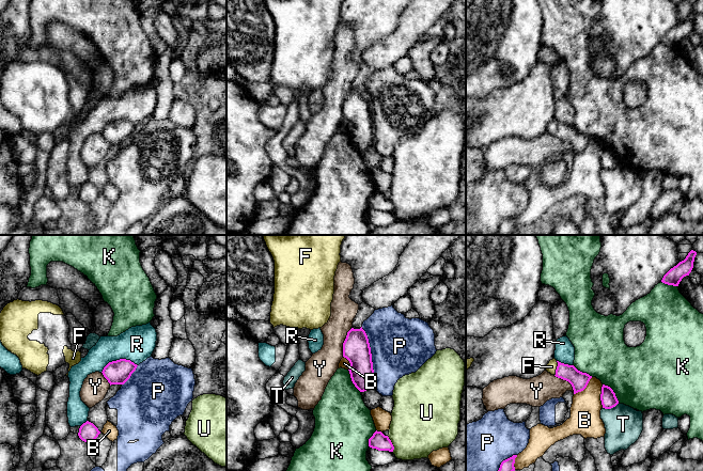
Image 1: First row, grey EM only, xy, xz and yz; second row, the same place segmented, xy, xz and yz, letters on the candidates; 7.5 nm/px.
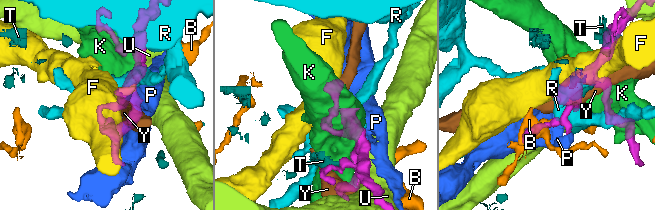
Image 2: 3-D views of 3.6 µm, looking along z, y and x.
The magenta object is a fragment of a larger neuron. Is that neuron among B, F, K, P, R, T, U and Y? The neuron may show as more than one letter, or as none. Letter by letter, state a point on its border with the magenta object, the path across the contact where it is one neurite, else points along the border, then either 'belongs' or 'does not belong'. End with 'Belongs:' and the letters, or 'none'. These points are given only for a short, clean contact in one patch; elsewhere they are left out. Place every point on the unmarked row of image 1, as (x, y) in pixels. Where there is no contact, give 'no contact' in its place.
B: contact yz (600, 157); does not belong
F: contact yz (557, 129); belongs
K: contact xz (352, 141); does not belong
P: contact xz (371, 116); does not belong
R: contact xy (118, 121); does not belong
T: contact yz (610, 169); does not belong
U: contact xz (391, 204); does not belong
Y: contact xz (344, 103); does not belong
Belongs: F

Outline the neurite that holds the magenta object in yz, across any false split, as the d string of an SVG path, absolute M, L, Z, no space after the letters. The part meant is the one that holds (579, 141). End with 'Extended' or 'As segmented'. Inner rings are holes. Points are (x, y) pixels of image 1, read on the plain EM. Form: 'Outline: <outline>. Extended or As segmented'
Outline: M554 119L547 125L546 131L558 139L568 142L574 151L574 155L583 152L592 137L578 131L574 126L568 126L557 122Z. Extended

